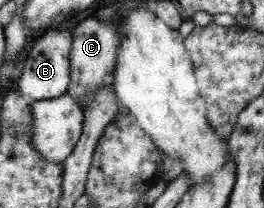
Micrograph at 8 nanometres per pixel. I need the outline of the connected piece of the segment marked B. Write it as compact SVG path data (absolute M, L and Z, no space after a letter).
M61 27L48 28L47 32L33 44L19 76L18 91L28 101L51 100L65 94L69 84L69 48L71 33Z

